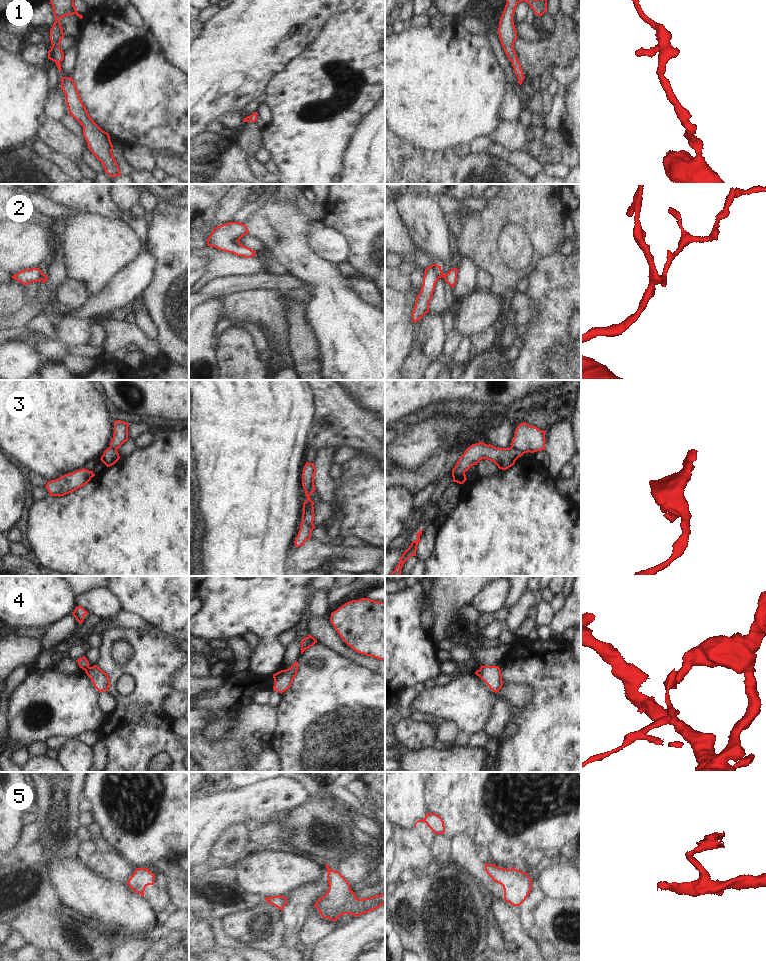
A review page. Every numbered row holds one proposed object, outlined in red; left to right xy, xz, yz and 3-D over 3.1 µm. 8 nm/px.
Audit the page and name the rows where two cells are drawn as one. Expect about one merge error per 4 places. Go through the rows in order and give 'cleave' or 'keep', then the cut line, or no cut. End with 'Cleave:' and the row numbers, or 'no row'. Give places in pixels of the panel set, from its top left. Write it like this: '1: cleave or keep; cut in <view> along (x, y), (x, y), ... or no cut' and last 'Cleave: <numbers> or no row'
1: keep; no cut
2: keep; no cut
3: cleave; cut in yz along (510, 447), (515, 447), (523, 453)
4: cleave; cut in xz along (283, 670), (283, 673), (275, 682)
5: keep; no cut
Cleave: 3, 4

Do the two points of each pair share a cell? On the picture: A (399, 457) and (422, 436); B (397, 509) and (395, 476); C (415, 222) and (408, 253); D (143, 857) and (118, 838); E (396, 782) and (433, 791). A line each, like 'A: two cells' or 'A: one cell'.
A: one cell
B: two cells
C: two cells
D: one cell
E: two cells

